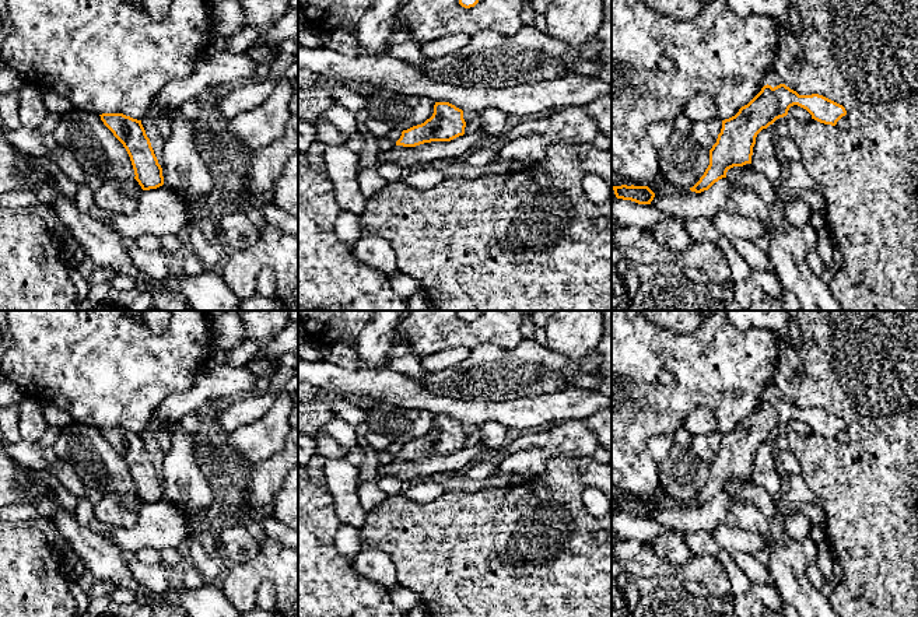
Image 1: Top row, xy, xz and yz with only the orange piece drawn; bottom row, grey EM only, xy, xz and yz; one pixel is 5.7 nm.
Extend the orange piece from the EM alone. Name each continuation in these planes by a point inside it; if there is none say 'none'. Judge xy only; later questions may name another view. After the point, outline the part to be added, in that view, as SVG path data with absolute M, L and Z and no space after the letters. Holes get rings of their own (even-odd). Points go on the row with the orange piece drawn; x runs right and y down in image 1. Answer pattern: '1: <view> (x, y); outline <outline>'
none

